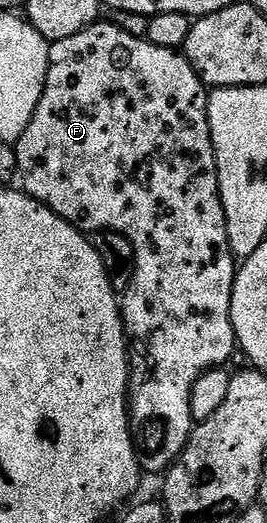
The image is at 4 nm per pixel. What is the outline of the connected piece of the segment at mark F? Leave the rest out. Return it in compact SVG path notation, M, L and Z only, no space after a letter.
M105 20L97 21L87 26L82 32L74 36L66 36L66 40L58 40L48 47L48 71L46 72L46 84L42 92L42 100L38 100L38 108L22 136L16 143L16 174L20 178L19 185L24 193L29 194L34 200L38 200L44 206L48 206L62 220L66 220L78 230L85 232L99 232L113 230L126 240L134 248L134 276L130 280L128 289L122 294L122 313L124 316L124 332L130 343L128 357L130 359L130 377L128 388L133 403L140 405L144 418L157 430L156 438L160 441L160 447L146 458L146 466L152 470L167 471L168 467L179 458L190 440L194 423L190 412L190 392L198 380L198 376L208 370L223 367L224 362L232 358L232 353L237 353L238 345L235 336L234 324L231 323L231 294L232 285L238 267L237 259L232 253L228 243L228 225L220 199L218 188L218 172L216 171L216 157L214 156L214 144L210 136L210 124L208 123L208 96L209 87L196 75L194 68L188 63L180 50L170 48L158 48L155 44L143 37L135 38L127 34L120 26L111 26Z

